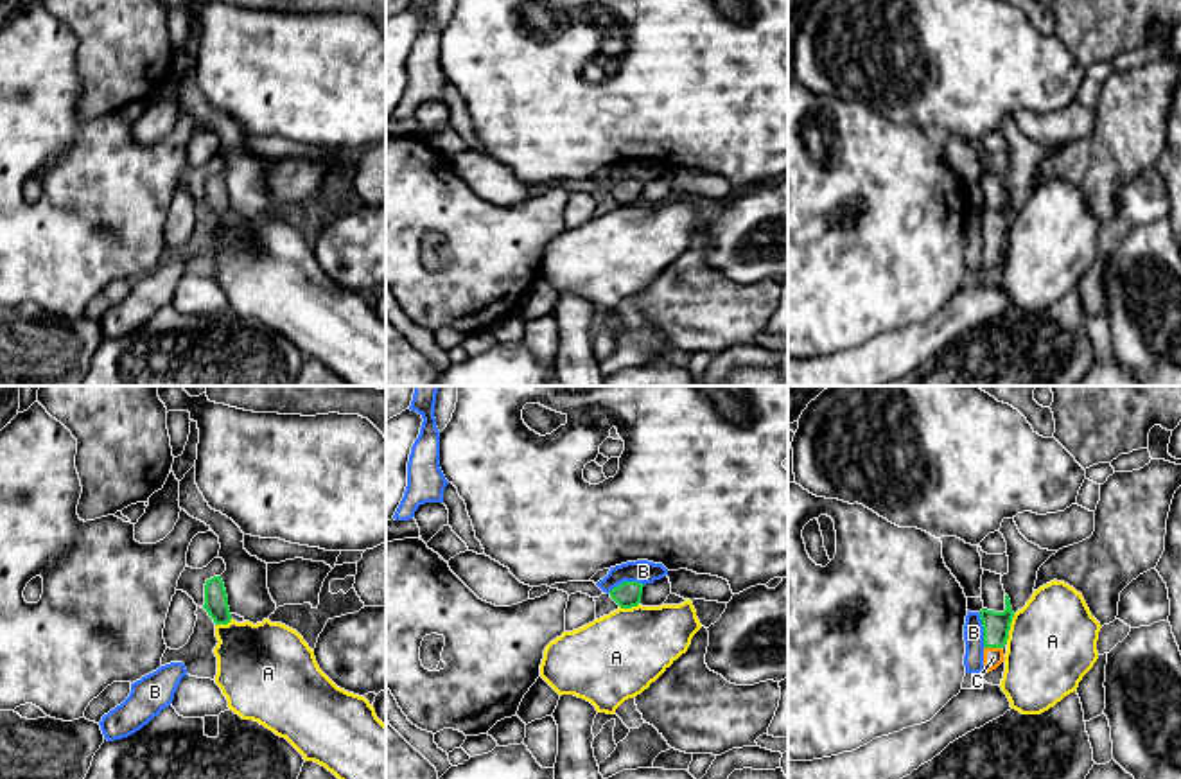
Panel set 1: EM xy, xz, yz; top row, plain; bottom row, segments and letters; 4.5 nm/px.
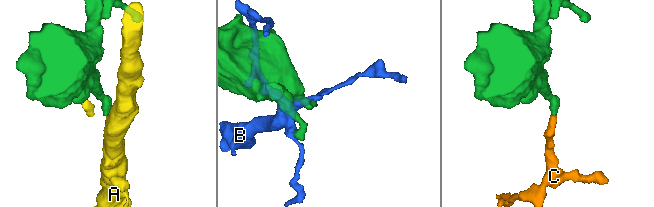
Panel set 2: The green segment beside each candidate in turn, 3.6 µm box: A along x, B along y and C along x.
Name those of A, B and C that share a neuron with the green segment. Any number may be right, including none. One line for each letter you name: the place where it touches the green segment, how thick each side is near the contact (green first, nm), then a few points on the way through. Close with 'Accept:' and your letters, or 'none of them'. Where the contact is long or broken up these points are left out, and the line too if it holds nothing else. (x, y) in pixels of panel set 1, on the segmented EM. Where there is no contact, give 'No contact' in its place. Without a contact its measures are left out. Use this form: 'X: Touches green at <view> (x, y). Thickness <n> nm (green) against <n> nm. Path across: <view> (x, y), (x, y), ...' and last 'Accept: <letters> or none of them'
C: Touches green at yz (993, 647). Thickness 120 nm (green) against 90 nm. Path across: yz (997, 625), (993, 647), (993, 657)
Accept: C

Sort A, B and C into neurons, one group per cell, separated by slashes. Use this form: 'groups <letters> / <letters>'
groups A / B / C

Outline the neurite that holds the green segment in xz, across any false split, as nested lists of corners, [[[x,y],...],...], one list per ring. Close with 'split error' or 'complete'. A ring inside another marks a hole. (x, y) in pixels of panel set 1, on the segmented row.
[[[623,582],[614,587],[608,594],[621,608],[632,608],[641,603],[643,583],[639,582]]]; complete

